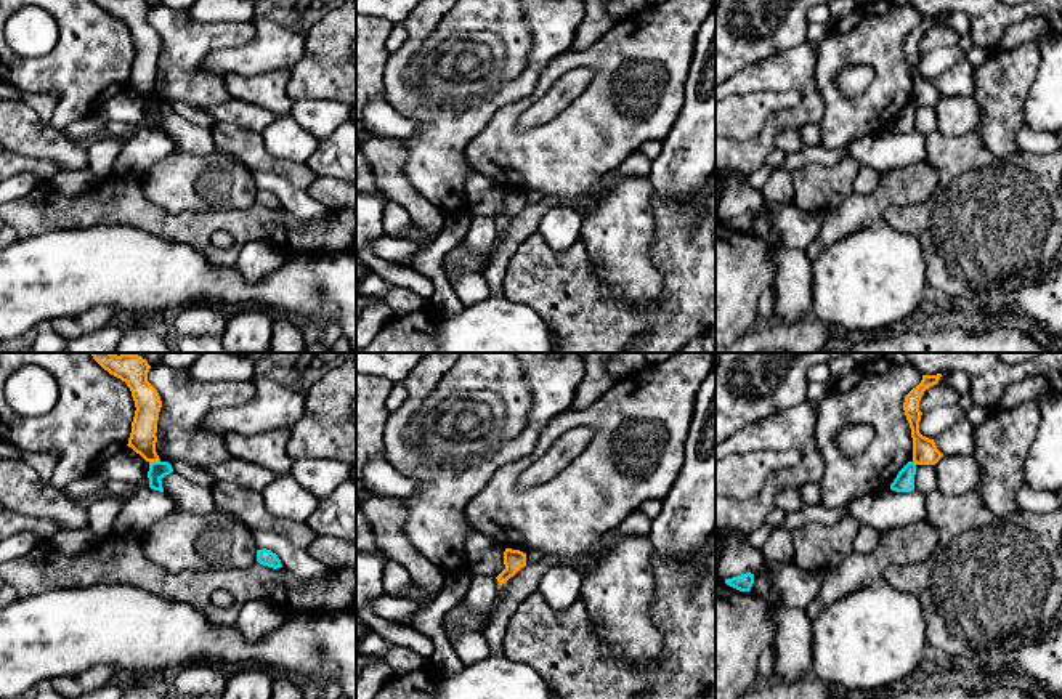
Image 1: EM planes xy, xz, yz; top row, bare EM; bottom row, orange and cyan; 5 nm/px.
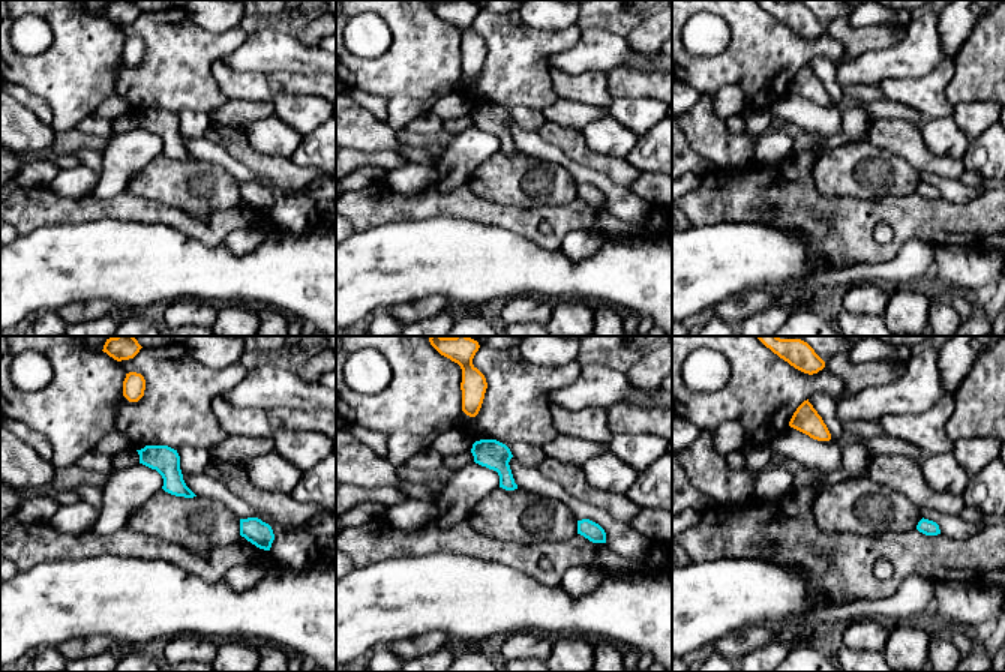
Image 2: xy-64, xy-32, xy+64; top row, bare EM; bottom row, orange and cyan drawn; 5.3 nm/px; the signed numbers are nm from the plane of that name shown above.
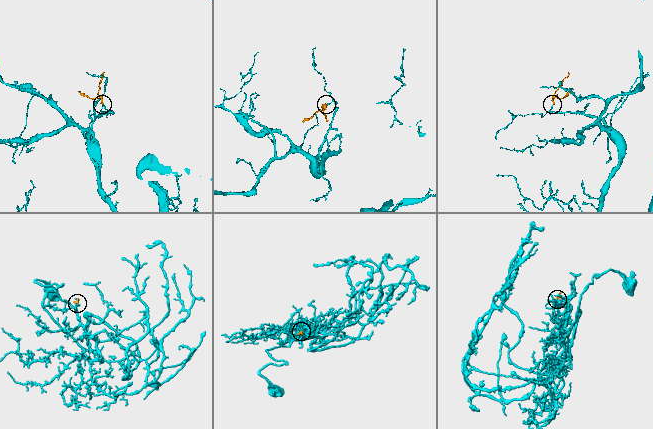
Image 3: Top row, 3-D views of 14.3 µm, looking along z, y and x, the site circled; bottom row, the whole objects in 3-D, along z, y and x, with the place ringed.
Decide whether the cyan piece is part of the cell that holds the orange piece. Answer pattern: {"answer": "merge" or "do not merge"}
{"answer": "do not merge"}

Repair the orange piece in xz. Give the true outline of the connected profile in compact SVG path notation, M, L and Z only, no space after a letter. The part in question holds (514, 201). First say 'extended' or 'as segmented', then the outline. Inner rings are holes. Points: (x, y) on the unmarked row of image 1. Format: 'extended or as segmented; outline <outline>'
as segmented; outline M505 189L504 192L505 210L496 218L499 226L505 224L513 218L521 208L526 207L526 194L520 191Z

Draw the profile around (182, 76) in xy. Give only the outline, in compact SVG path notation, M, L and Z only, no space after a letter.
M157 5L149 10L148 22L162 42L156 74L160 103L213 107L231 99L225 77L213 74L204 63L217 50L249 43L255 35L252 21L202 22L189 10Z

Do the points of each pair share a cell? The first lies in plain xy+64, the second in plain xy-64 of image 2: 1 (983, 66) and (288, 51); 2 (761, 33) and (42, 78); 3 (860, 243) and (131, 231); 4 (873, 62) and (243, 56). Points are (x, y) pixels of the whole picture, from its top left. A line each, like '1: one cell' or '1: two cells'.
1: two cells
2: one cell
3: two cells
4: one cell

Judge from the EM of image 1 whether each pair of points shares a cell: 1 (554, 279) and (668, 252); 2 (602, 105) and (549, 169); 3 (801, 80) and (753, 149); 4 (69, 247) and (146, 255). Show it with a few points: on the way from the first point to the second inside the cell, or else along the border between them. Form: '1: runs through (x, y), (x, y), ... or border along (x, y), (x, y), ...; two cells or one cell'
1: runs through (595, 319), (652, 319), (671, 300), (671, 294); one cell
2: runs through (597, 121), (565, 153); one cell
3: runs through (807, 100), (786, 124), (778, 125), (772, 132); one cell
4: runs through (89, 255), (127, 255); one cell

